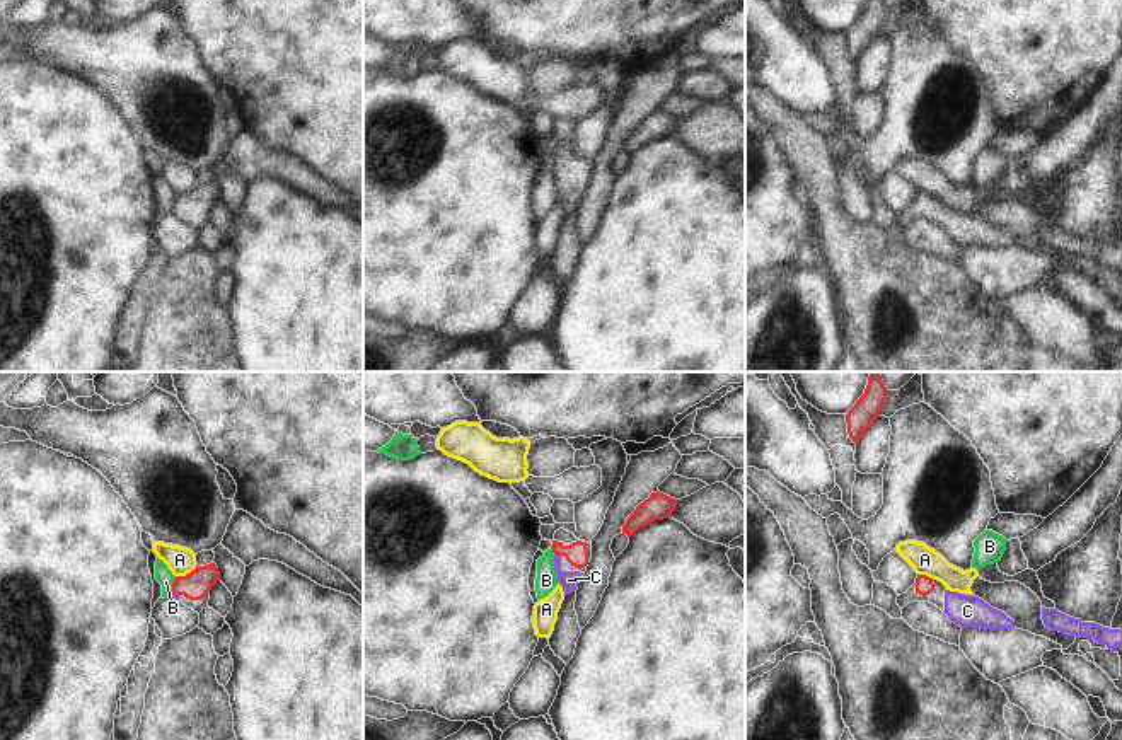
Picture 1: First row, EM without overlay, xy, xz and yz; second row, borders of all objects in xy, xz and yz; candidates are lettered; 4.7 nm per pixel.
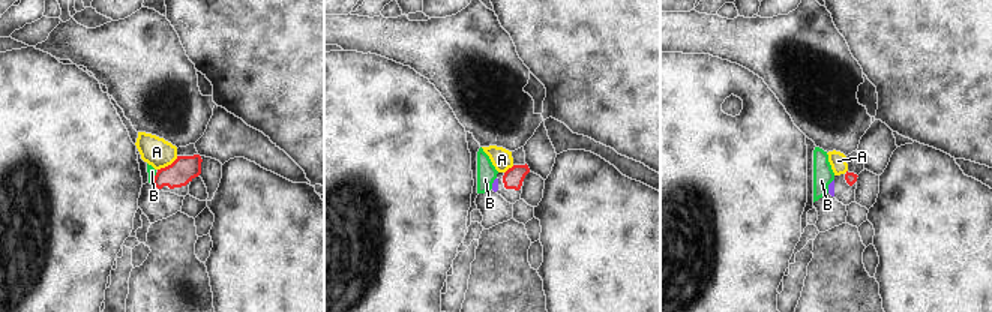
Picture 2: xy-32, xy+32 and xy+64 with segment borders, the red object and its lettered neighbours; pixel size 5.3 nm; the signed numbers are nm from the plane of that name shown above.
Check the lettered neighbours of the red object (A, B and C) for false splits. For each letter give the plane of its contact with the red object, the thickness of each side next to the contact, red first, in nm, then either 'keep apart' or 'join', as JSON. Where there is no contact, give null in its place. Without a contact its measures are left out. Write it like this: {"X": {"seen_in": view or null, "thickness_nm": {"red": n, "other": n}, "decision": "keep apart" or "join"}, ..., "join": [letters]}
{"A": {"seen_in": "xy", "thickness_nm": {"red": 140, "other": 130}, "decision": "keep apart"}, "B": {"seen_in": "xy", "thickness_nm": {"red": 140, "other": 80}, "decision": "keep apart"}, "C": {"seen_in": "xz", "thickness_nm": {"red": 110, "other": 90}, "decision": "join"}, "join": ["C"]}

